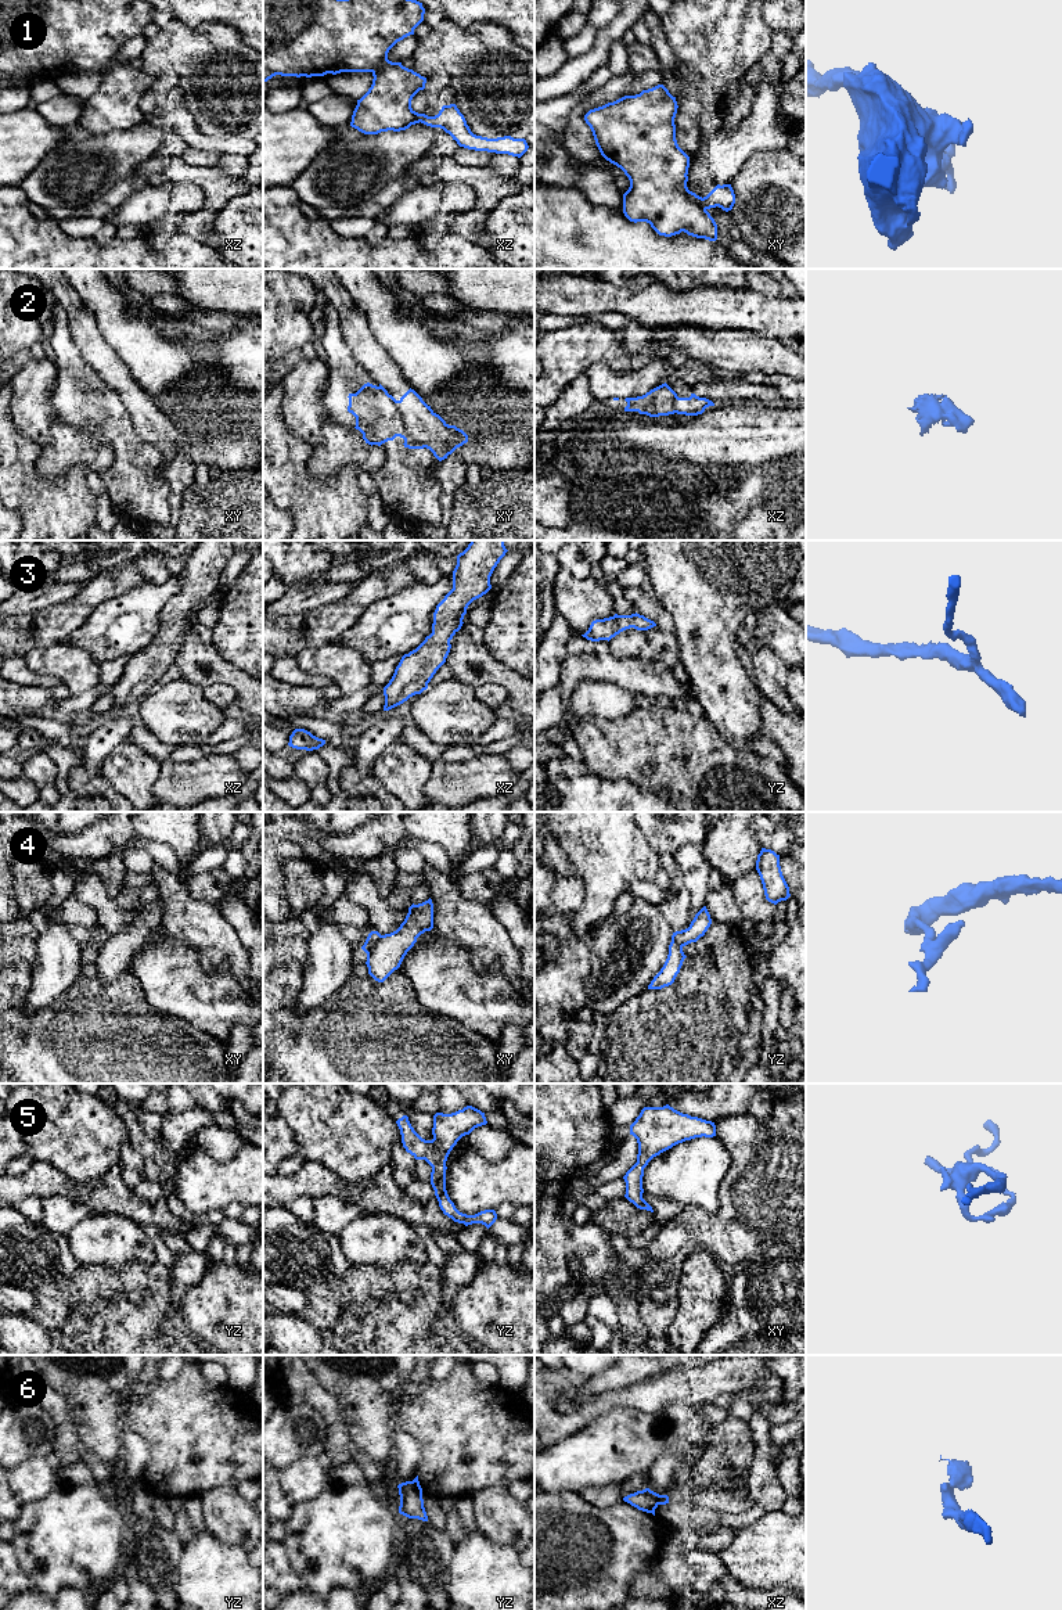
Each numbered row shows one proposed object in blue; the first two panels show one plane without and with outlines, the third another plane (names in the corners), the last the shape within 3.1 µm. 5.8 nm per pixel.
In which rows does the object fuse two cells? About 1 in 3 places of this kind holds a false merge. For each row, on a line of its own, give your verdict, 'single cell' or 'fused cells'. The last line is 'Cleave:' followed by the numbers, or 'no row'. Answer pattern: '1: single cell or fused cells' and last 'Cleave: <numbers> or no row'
1: fused cells
2: fused cells
3: single cell
4: fused cells
5: single cell
6: fused cells
Cleave: 1, 2, 4, 6

